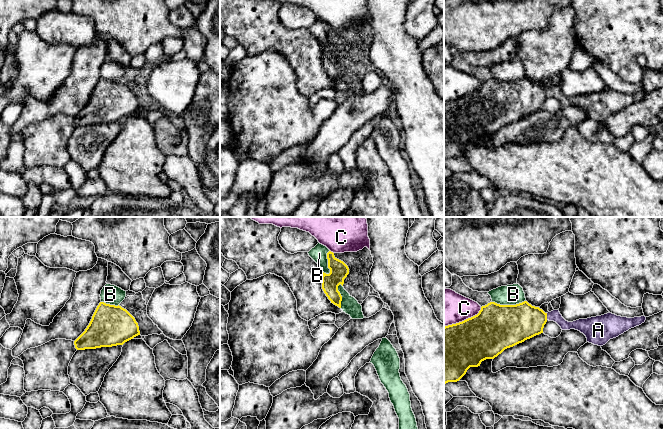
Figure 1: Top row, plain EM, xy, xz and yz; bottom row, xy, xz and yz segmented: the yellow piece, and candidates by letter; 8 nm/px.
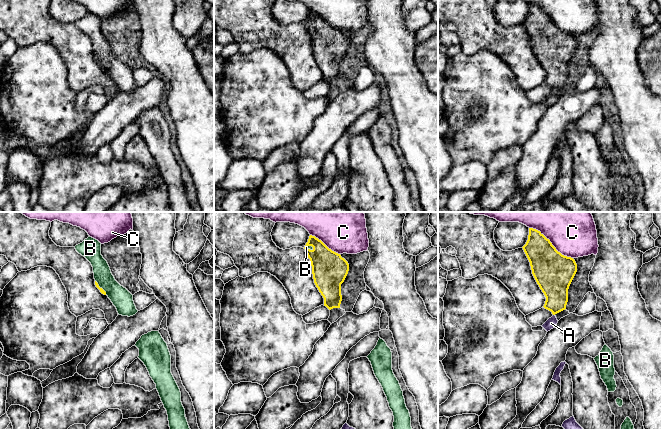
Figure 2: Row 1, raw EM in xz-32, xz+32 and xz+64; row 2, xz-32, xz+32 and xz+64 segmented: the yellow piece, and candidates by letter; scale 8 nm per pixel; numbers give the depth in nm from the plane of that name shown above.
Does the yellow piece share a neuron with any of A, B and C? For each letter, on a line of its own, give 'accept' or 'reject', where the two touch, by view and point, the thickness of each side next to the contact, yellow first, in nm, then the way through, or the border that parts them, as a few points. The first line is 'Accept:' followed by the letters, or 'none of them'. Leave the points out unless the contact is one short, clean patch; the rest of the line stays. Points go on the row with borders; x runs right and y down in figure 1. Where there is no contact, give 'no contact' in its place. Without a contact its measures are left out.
Accept: A
A: accept; contact yz (546, 316); calibres 300 and 90 nm; way yz (516, 323), (546, 316), (554, 315)
B: reject; contact yz (508, 305); calibres 380 and 160 nm
C: reject; contact yz (464, 320); calibres 400 and 300 nm

